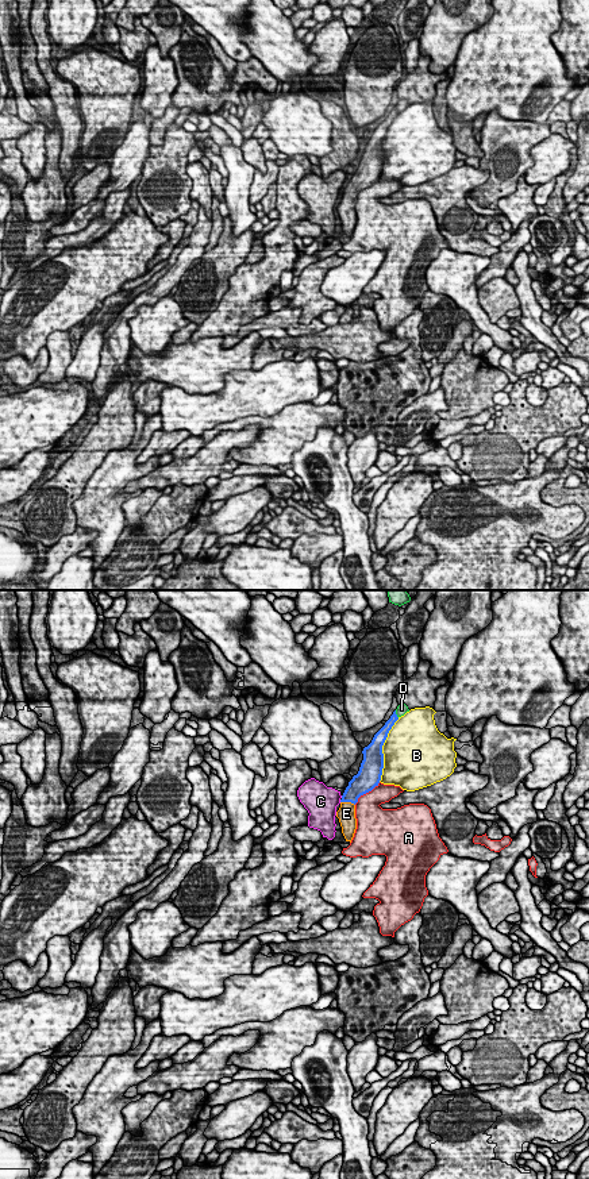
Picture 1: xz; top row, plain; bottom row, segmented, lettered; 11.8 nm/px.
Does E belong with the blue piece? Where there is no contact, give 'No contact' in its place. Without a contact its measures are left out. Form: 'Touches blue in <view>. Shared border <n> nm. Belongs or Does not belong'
Touches blue in xz. Shared border 180 nm. Belongs

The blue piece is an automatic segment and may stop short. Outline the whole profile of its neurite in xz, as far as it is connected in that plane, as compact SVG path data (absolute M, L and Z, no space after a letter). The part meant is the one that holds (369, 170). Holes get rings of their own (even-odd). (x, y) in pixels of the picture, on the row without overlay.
M394 105L385 120L374 130L372 138L363 143L363 155L359 166L349 177L349 181L342 190L336 212L339 213L346 236L351 238L357 224L355 199L358 197L358 193L372 186L381 176L384 163L382 140L397 115L399 112Z

